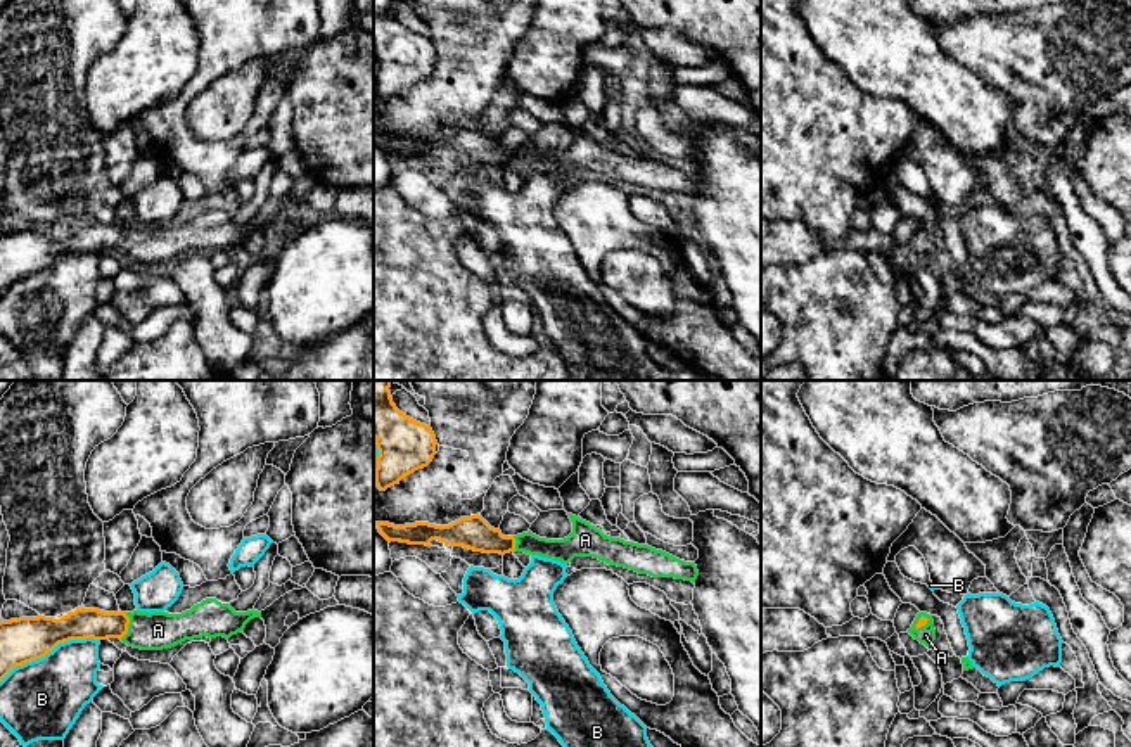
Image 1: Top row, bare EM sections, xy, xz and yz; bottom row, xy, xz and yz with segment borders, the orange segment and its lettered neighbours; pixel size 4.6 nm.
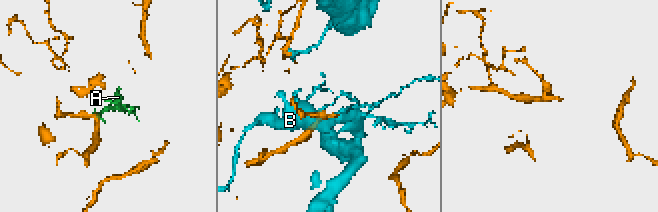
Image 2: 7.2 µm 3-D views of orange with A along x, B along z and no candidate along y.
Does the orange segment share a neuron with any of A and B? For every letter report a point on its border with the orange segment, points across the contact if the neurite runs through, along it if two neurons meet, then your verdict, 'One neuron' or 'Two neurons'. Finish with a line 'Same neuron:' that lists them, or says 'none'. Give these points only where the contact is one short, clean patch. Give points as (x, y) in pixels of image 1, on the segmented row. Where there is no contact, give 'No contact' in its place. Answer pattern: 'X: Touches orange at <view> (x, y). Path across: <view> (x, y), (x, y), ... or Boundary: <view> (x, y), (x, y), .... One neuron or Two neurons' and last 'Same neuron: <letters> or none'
A: Touches orange at xy (127, 626). Path across: xy (83, 623), (127, 626), (158, 630). One neuron
B: Touches orange at xy (49, 651). Two neurons
Same neuron: A

